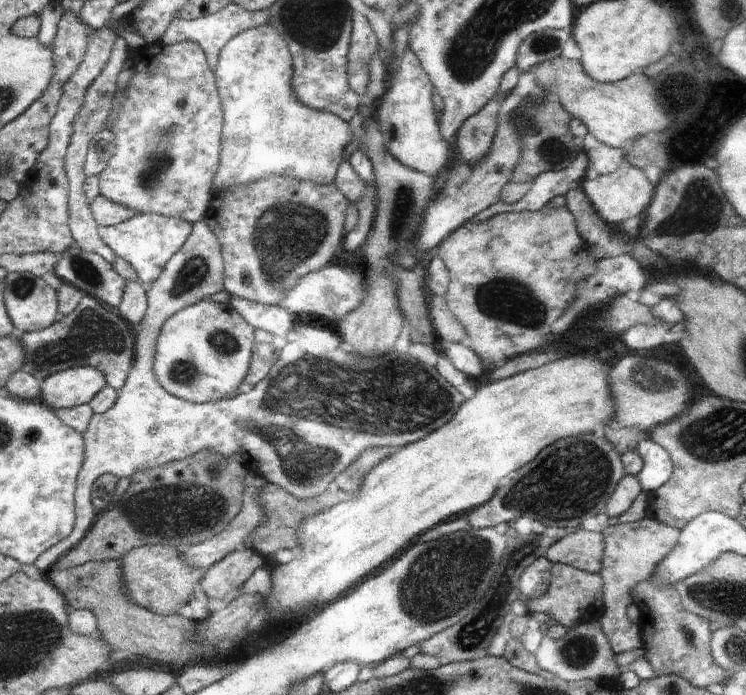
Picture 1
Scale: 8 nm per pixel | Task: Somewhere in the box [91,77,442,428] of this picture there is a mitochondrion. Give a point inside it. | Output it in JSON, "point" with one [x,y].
{"point":[284,234]}

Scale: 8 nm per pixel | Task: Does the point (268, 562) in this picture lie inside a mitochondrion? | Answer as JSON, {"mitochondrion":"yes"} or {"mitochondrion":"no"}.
{"mitochondrion":"no"}

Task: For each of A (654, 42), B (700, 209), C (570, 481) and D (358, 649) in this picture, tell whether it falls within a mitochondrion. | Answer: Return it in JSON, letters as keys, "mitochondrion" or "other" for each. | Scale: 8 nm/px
{"A":"other","B":"mitochondrion","C":"mitochondrion","D":"other"}

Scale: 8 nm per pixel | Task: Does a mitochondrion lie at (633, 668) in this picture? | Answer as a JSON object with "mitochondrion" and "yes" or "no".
{"mitochondrion":"no"}

